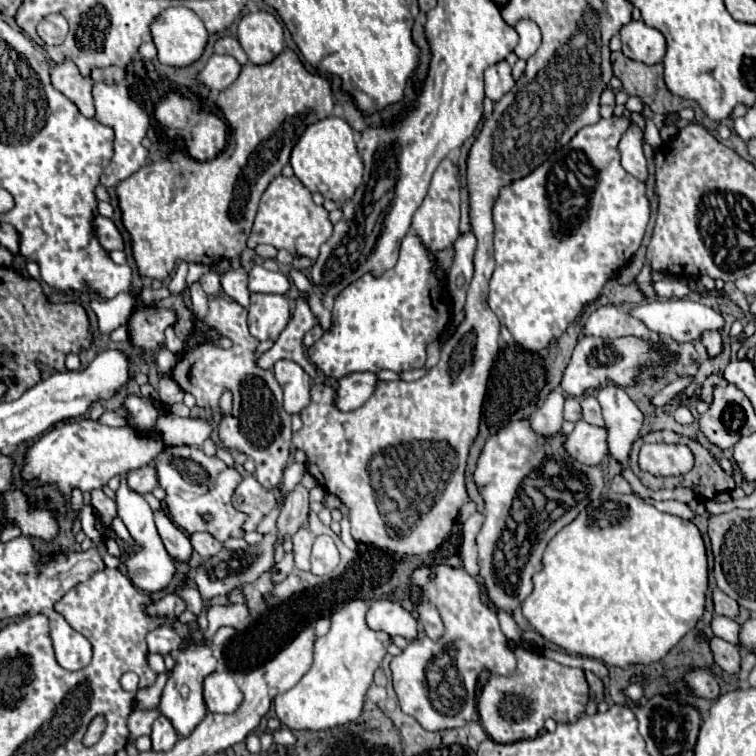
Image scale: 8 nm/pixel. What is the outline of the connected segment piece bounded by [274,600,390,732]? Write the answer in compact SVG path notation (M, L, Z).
M352 600L332 614L332 628L326 636L314 640L314 660L300 682L274 698L276 716L290 730L328 730L354 722L362 714L366 692L372 686L372 676L386 656L390 636L368 630L364 614L370 602Z

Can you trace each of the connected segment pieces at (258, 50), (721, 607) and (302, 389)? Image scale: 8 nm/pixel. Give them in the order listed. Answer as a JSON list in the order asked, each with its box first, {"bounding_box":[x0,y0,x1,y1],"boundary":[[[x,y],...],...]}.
[{"bounding_box":[238,12,284,64],"boundary":[[[268,12],[248,14],[238,24],[238,42],[252,64],[268,64],[284,50],[284,30]]]},{"bounding_box":[714,588,738,618],"boundary":[[[718,588],[714,590],[714,608],[716,608],[716,616],[728,616],[728,618],[738,616],[738,602]]]},{"bounding_box":[274,360,310,414],"boundary":[[[292,360],[276,362],[274,374],[284,392],[284,410],[300,414],[310,404],[310,376]]]}]

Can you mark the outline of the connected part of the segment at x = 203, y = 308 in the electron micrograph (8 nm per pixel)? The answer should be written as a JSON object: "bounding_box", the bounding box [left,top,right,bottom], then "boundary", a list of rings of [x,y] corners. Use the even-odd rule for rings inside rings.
{"bounding_box":[190,282,208,320],"boundary":[[[200,282],[190,284],[190,296],[192,296],[192,310],[194,310],[194,314],[196,314],[200,320],[204,320],[204,316],[206,316],[206,312],[208,312],[208,296],[206,296],[206,292],[202,290]]]}

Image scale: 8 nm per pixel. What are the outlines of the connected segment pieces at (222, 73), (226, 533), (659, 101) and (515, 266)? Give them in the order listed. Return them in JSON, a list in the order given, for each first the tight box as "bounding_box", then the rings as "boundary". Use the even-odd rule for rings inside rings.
[{"bounding_box":[196,54,240,90],"boundary":[[[214,54],[206,68],[198,74],[196,82],[204,84],[210,90],[224,90],[228,88],[240,74],[240,64],[232,56],[218,56]]]},{"bounding_box":[156,446,244,542],"boundary":[[[168,446],[156,456],[158,486],[166,492],[168,512],[176,526],[186,530],[188,534],[209,532],[221,542],[228,538],[243,538],[244,514],[232,510],[232,490],[236,490],[236,486],[240,484],[240,474],[236,468],[224,468],[226,464],[222,460],[208,458],[198,446]],[[204,514],[210,514],[212,520],[204,522]]]},{"bounding_box":[612,52,694,114],"boundary":[[[612,52],[614,76],[622,80],[622,90],[628,96],[638,96],[656,114],[672,114],[682,108],[694,108],[694,100],[674,96],[664,84],[664,66],[644,66],[642,62],[632,62],[622,52]]]},{"bounding_box":[488,116,650,352],"boundary":[[[612,116],[608,120],[602,118],[592,126],[584,126],[568,146],[564,146],[564,152],[556,152],[540,170],[528,174],[528,178],[504,186],[492,208],[496,226],[496,270],[490,280],[488,306],[498,316],[500,324],[510,330],[516,344],[526,350],[538,352],[548,348],[554,338],[564,334],[584,306],[600,296],[606,280],[626,266],[642,244],[650,220],[650,202],[646,198],[644,182],[622,168],[616,150],[628,124],[628,116]]]}]

